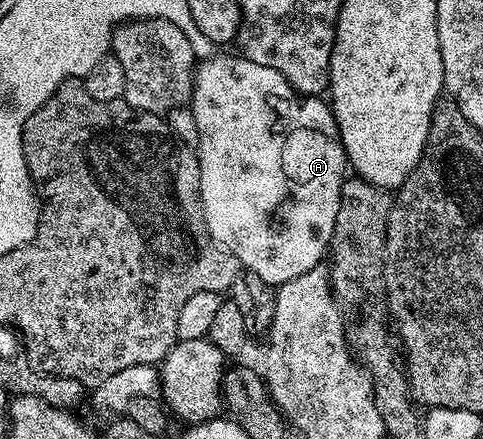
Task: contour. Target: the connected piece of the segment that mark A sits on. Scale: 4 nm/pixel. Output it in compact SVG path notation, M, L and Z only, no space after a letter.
M241 54L235 56L216 55L207 58L195 69L195 90L191 95L190 110L193 118L197 118L197 134L199 142L197 155L199 158L199 173L201 174L201 202L203 213L207 219L207 229L216 244L226 248L236 258L246 271L257 274L267 284L278 286L293 278L301 278L318 264L324 263L331 246L331 235L337 222L337 210L341 202L341 186L348 171L347 153L343 151L343 143L339 140L339 128L335 125L335 113L326 99L307 100L302 104L292 81L286 75L282 76L280 69L275 66L261 66L252 60L246 60Z

